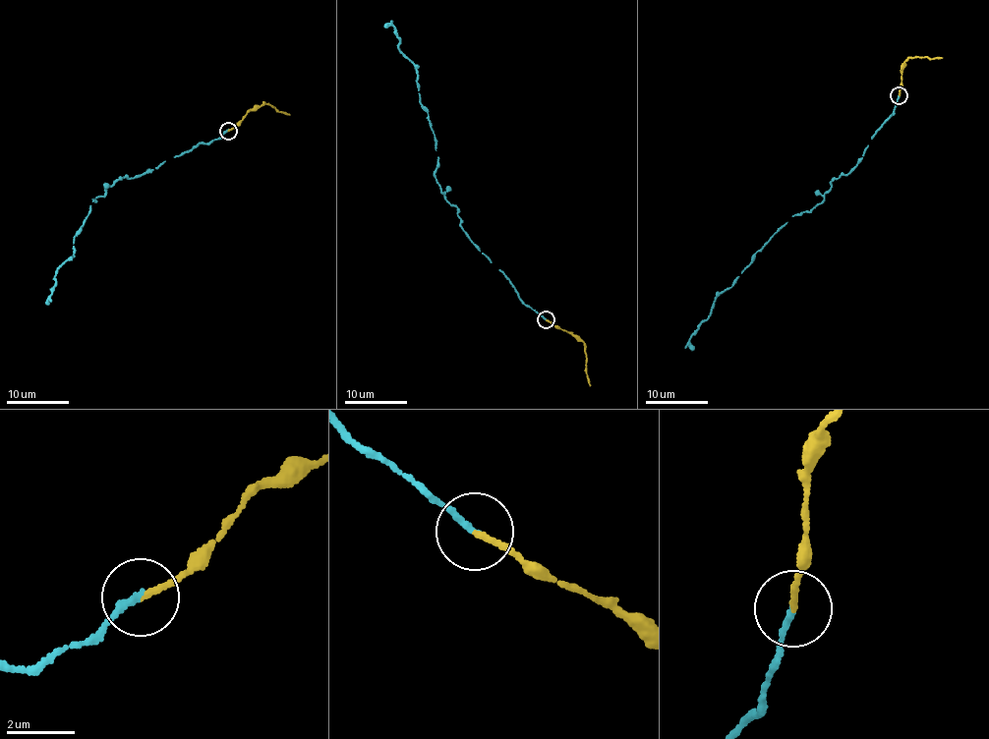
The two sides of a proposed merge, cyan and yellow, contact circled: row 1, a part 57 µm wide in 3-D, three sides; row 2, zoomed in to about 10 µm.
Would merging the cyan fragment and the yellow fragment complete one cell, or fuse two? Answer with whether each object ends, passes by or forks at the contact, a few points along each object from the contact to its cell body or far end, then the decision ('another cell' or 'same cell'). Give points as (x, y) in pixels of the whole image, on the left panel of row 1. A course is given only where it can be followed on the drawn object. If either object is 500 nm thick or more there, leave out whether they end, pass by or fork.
cyan ends; yellow ends; course cyan (227, 131), (141, 175), (120, 177), (104, 196), (92, 199), (74, 239), (74, 255), (57, 270), (46, 305); course yellow (227, 131), (247, 112), (261, 104), (266, 103), (289, 115); same cell

